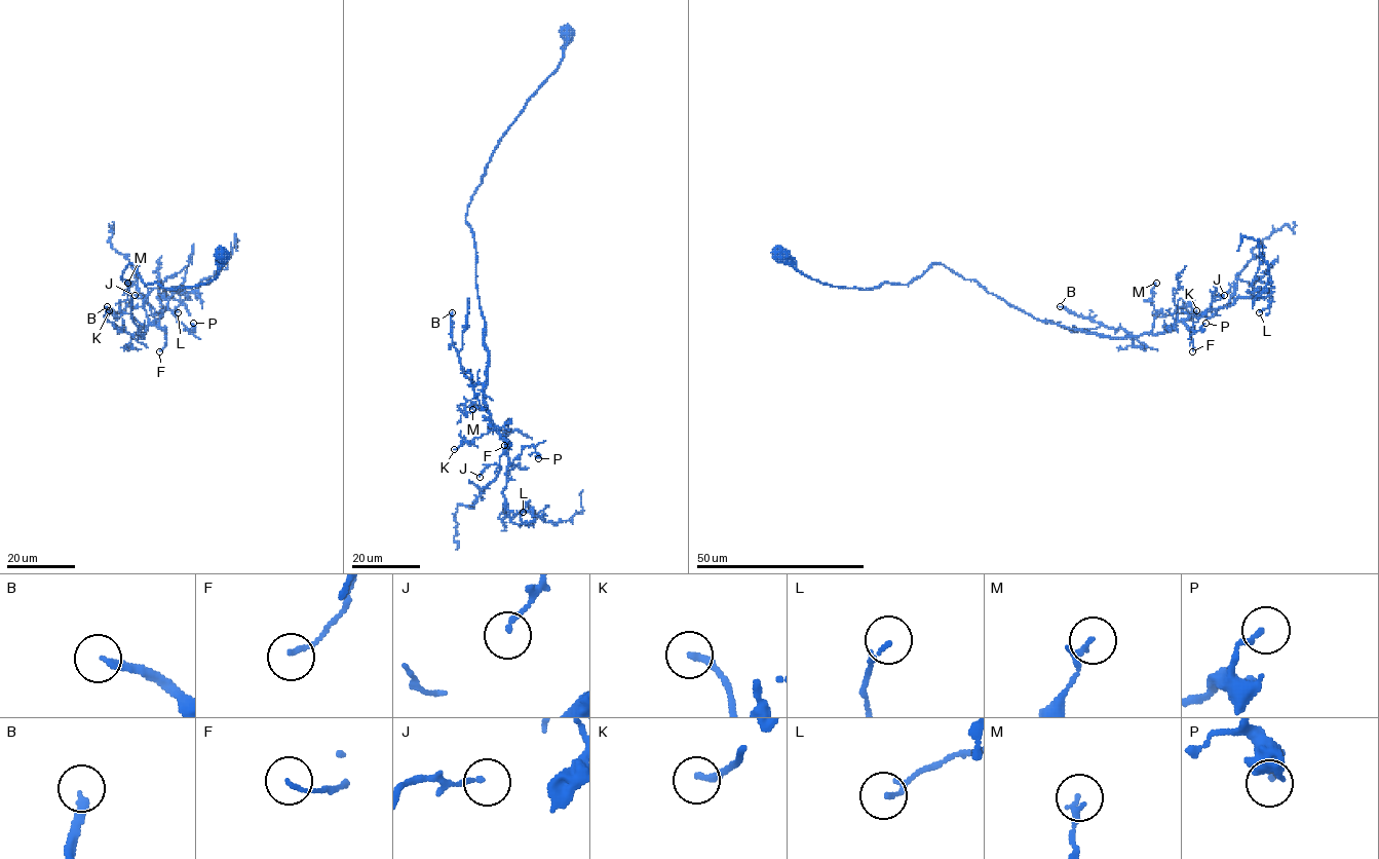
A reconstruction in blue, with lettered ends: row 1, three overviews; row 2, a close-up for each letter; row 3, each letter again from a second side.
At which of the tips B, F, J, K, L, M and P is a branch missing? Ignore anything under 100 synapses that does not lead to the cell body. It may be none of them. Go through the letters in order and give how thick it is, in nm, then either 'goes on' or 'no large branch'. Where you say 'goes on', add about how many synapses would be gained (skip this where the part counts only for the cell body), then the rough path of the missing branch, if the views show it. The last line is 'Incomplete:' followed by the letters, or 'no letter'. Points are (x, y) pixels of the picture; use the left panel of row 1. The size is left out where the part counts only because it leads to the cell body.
B: calibre 200 nm; goes on; 130 synapses; course (107, 306), (97, 262), (98, 221), (104, 209), (122, 200), (125, 187)
F: calibre 120 nm; no large branch
J: calibre 140 nm; no large branch
K: calibre 200 nm; no large branch
L: calibre 140 nm; no large branch
M: calibre 150 nm; no large branch
P: calibre 170 nm; no large branch
Incomplete: B

